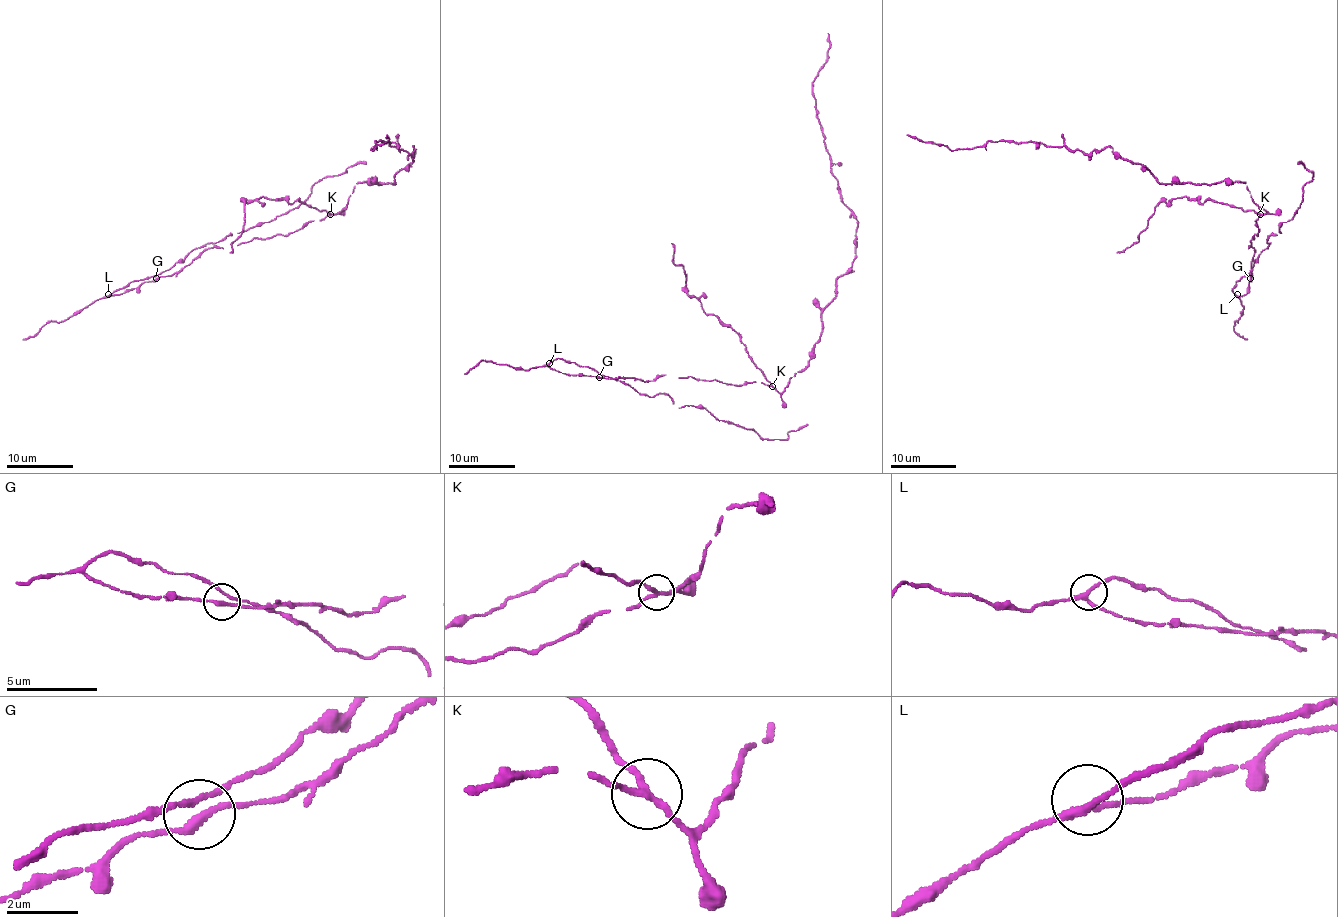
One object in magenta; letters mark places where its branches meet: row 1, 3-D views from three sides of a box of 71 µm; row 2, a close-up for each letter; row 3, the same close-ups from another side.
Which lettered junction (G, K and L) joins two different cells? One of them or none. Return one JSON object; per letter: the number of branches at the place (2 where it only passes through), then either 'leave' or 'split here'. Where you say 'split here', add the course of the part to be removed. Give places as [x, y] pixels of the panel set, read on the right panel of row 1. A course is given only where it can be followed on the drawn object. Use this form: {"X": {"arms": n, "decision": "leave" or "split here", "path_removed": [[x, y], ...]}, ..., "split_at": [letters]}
{"G": {"arms": 3, "decision": "leave"}, "K": {"arms": 3, "decision": "split here", "path_removed": [[1260, 213], [1209, 200], [1201, 203], [1177, 197], [1160, 202], [1135, 243], [1117, 253]]}, "L": {"arms": 3, "decision": "leave"}, "split_at": ["K"]}

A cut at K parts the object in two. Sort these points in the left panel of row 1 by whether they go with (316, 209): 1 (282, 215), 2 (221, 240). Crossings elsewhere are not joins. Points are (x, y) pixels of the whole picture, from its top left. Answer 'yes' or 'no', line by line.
1: no
2: no

